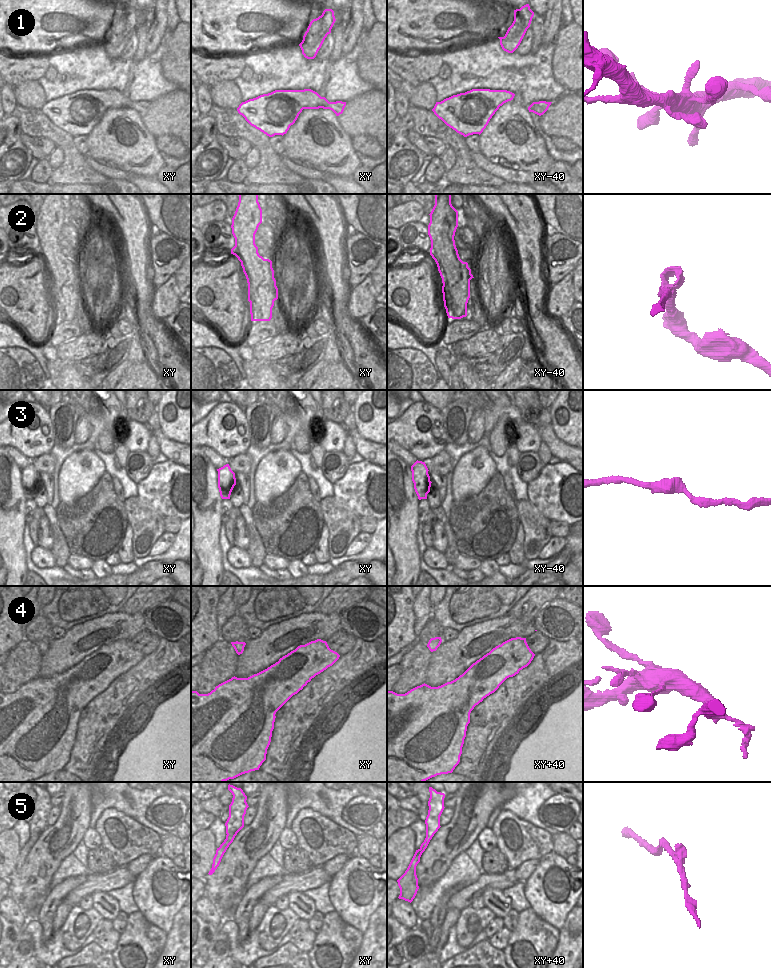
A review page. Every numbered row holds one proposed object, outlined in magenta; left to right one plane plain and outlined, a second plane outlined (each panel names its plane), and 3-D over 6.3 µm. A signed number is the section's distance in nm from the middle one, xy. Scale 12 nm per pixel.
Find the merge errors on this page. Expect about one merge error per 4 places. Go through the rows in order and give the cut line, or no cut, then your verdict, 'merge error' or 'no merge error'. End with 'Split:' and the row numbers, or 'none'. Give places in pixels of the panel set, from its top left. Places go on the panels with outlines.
1: no cut; no merge error
2: no cut; no merge error
3: no cut; no merge error
4: no cut; no merge error
5: cut in xy+40 along (425, 838), (425, 843), (420, 849), (421, 854); merge error
Split: 5

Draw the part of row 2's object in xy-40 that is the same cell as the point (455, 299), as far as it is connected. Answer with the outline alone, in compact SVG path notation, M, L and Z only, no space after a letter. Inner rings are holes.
M435 194L435 205L431 211L428 235L431 240L430 255L435 260L442 278L444 307L448 318L461 319L467 316L467 303L470 298L470 280L473 277L467 262L463 262L455 245L455 232L458 227L458 211L451 204L451 194Z

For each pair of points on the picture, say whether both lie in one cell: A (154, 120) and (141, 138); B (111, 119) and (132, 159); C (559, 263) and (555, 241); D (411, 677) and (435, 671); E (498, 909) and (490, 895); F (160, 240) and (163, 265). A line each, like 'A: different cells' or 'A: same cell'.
A: different cells
B: same cell
C: same cell
D: different cells
E: same cell
F: same cell

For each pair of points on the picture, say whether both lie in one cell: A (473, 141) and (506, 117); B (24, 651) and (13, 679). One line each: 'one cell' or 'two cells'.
A: two cells
B: one cell

